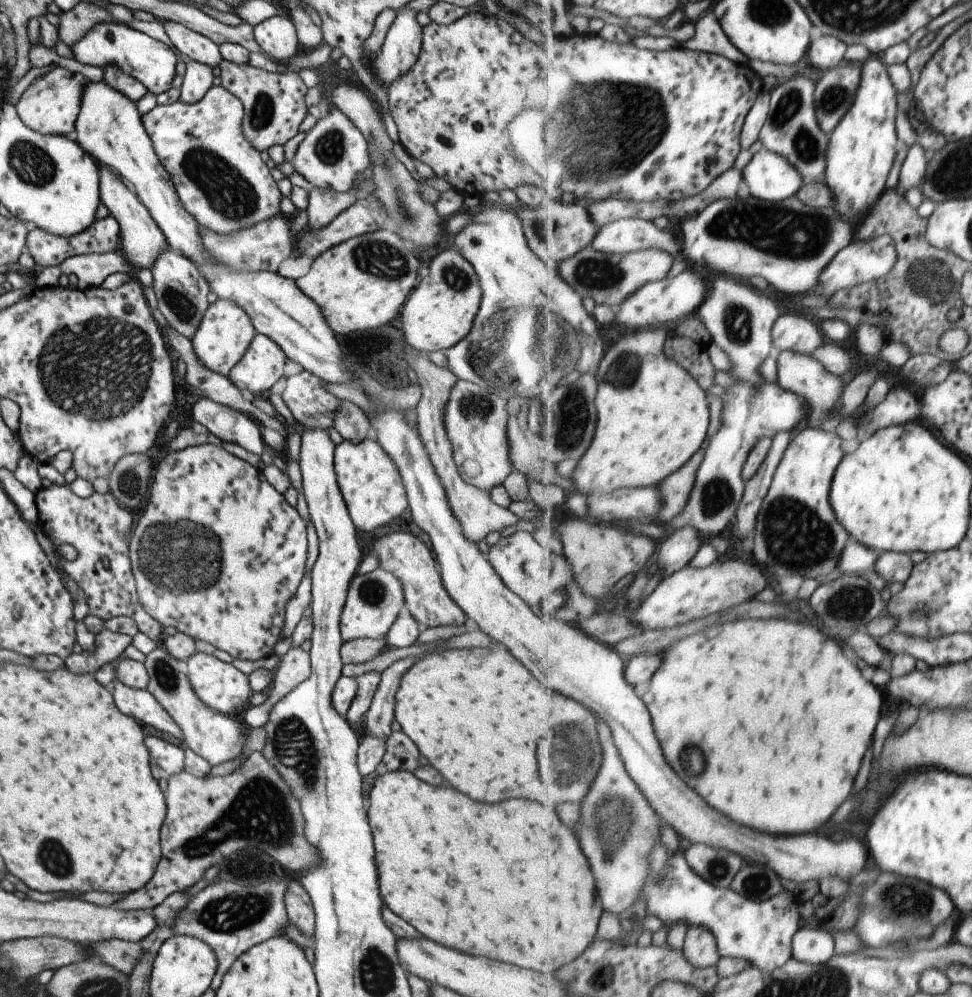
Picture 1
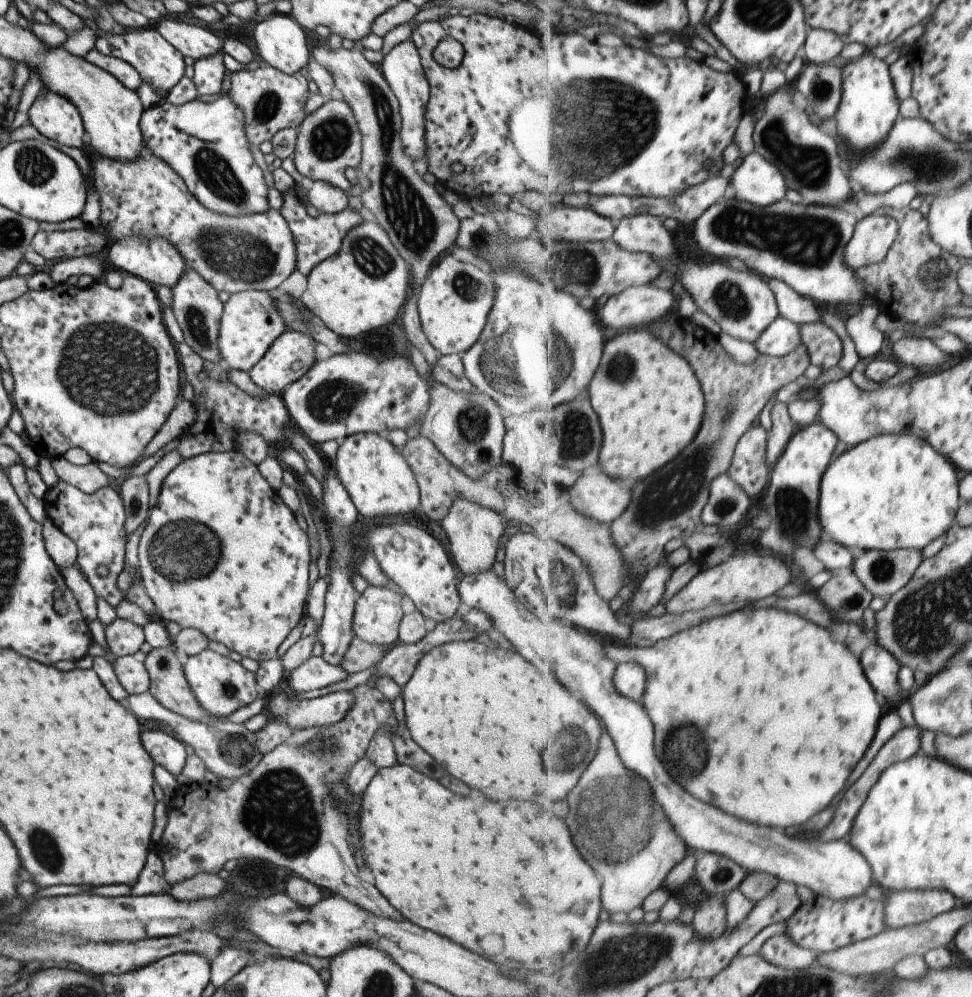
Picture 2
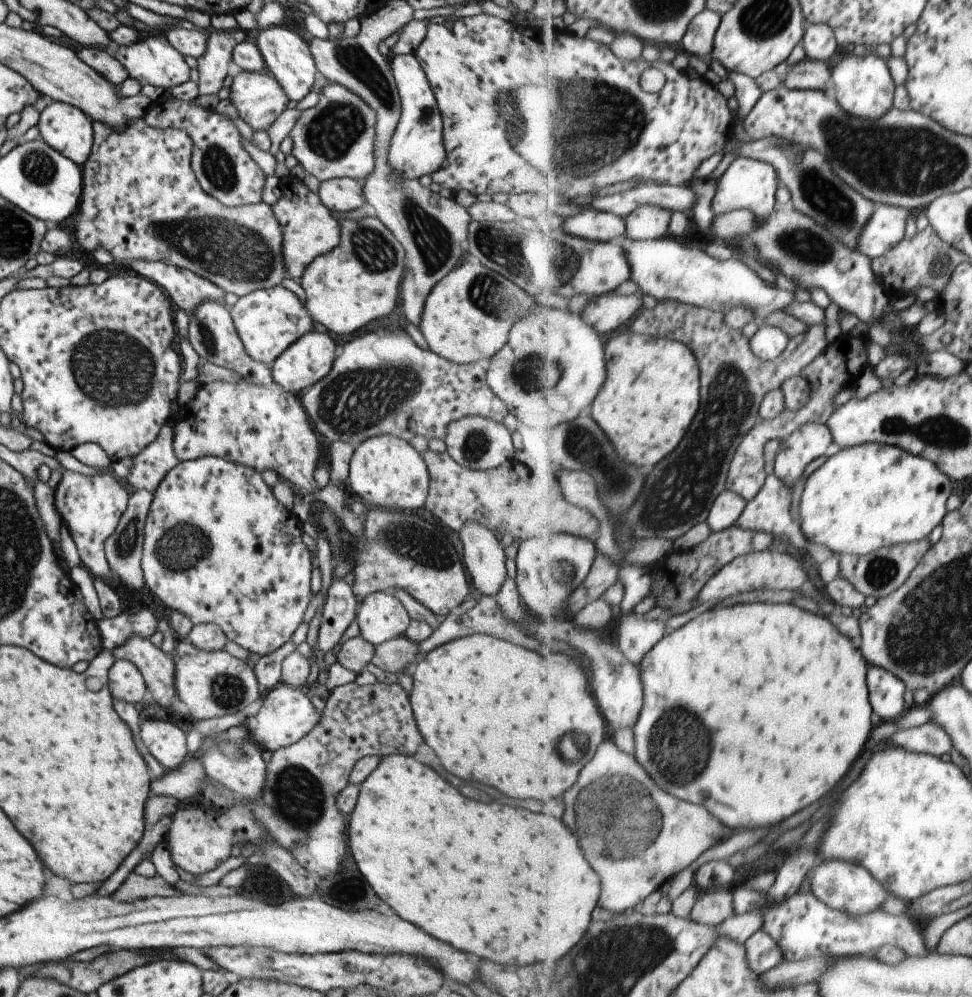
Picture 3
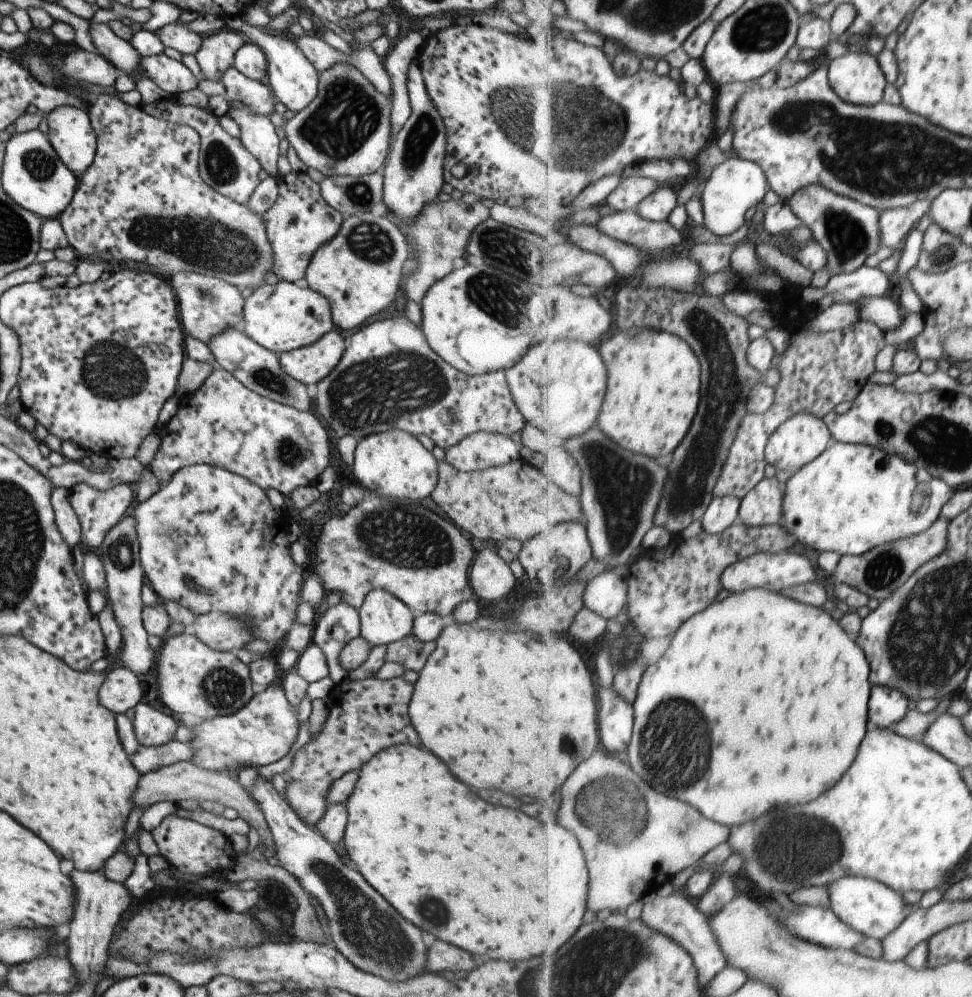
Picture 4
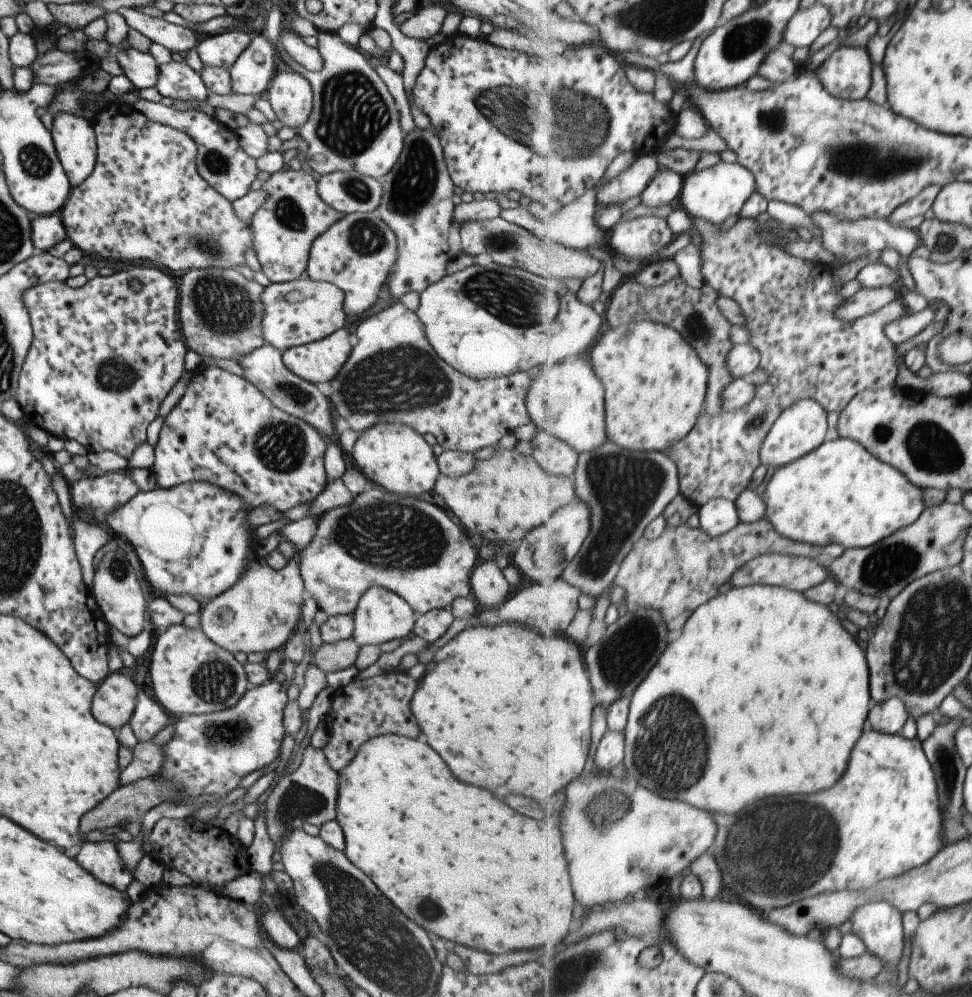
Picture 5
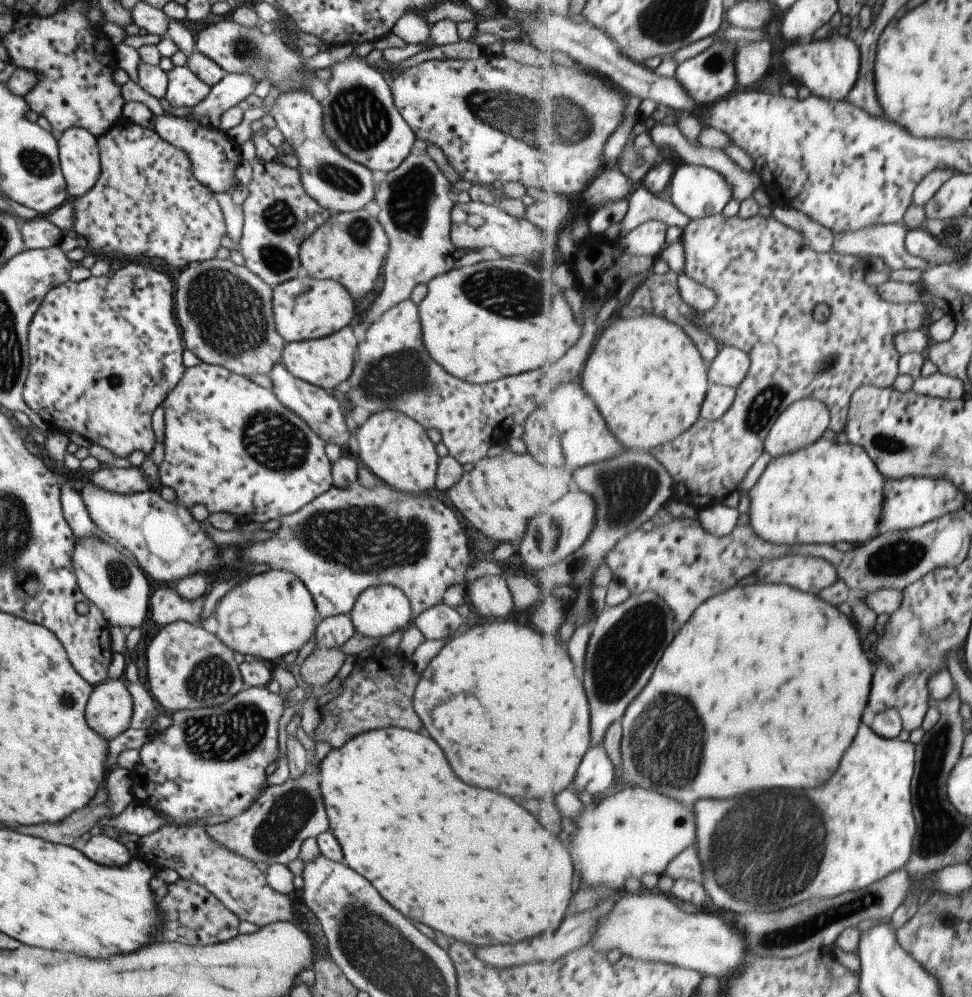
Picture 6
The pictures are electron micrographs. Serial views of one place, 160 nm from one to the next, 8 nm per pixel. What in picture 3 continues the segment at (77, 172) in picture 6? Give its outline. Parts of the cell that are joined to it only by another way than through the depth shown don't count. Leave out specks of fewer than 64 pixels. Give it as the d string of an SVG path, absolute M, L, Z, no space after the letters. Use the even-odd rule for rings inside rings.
M53 101L39 113L36 127L47 146L81 168L93 142L92 122L82 110Z

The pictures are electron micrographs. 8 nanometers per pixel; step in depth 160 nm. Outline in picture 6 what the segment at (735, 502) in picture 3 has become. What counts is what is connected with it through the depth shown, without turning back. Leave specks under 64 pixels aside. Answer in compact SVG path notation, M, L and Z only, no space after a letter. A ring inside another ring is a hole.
M717 502L698 510L696 517L699 518L703 530L708 530L718 537L723 537L734 531L739 512L735 507L728 507L724 502Z

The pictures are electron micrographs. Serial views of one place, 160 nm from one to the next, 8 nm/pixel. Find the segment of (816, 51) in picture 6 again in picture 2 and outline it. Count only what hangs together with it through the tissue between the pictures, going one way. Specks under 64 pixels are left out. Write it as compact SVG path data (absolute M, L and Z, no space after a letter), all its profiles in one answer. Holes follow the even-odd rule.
M867 52L857 60L849 61L842 68L842 101L836 112L836 126L839 136L855 150L871 150L890 135L891 128L901 114L901 102L890 66L885 60Z

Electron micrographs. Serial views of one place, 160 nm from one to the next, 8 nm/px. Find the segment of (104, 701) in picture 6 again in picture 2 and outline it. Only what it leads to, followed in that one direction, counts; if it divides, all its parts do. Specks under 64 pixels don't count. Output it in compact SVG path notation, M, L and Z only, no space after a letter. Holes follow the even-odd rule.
M137 655L115 657L111 663L113 672L128 695L148 692L150 678Z

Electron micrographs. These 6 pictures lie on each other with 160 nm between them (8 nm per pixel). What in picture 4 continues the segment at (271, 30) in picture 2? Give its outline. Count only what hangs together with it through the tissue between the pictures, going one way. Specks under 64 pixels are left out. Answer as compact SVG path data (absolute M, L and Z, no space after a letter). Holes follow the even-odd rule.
M237 16L224 17L222 20L226 28L229 28L231 31L243 32L246 38L249 38L246 40L256 44L263 51L266 60L264 82L270 88L276 101L281 102L291 112L299 112L315 98L318 72L311 66L311 63L303 56L303 53L294 43L286 38L286 34L274 34L267 29L252 26Z

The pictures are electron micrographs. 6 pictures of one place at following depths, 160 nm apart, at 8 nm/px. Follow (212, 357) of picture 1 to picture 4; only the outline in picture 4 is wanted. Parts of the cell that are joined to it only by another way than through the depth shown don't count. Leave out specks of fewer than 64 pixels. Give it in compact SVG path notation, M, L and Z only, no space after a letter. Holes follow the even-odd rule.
M291 281L257 286L246 298L242 311L241 331L276 355L314 343L335 328L328 300L308 286L301 288Z

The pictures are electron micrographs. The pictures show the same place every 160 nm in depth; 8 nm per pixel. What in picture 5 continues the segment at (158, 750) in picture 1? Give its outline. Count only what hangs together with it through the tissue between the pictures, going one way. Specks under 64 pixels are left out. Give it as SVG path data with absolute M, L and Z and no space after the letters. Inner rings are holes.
M137 686L134 707L128 720L129 728L136 740L147 742L150 738L163 728L167 722L167 716L163 709L148 698Z

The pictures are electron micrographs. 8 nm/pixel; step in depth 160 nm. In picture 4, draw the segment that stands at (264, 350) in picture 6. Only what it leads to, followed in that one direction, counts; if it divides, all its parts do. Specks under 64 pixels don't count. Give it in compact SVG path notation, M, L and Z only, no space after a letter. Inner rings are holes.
M188 272L174 274L170 277L170 282L177 298L179 320L185 334L207 345L226 328L240 329L243 320L242 308L246 300L234 284L222 278Z

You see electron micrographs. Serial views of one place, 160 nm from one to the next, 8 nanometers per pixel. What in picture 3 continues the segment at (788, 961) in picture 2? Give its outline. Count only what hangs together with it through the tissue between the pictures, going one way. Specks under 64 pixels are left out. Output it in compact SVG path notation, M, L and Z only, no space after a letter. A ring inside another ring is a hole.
M758 930L745 944L750 969L758 975L775 968L783 958L779 943L768 933Z

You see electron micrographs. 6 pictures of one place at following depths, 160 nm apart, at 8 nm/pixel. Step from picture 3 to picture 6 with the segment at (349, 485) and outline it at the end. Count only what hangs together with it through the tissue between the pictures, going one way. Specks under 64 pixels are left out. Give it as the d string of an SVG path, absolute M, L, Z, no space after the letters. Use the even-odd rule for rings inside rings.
M385 409L371 413L354 430L353 456L365 464L381 482L404 493L425 493L434 487L439 458L425 429L412 418L396 410Z

